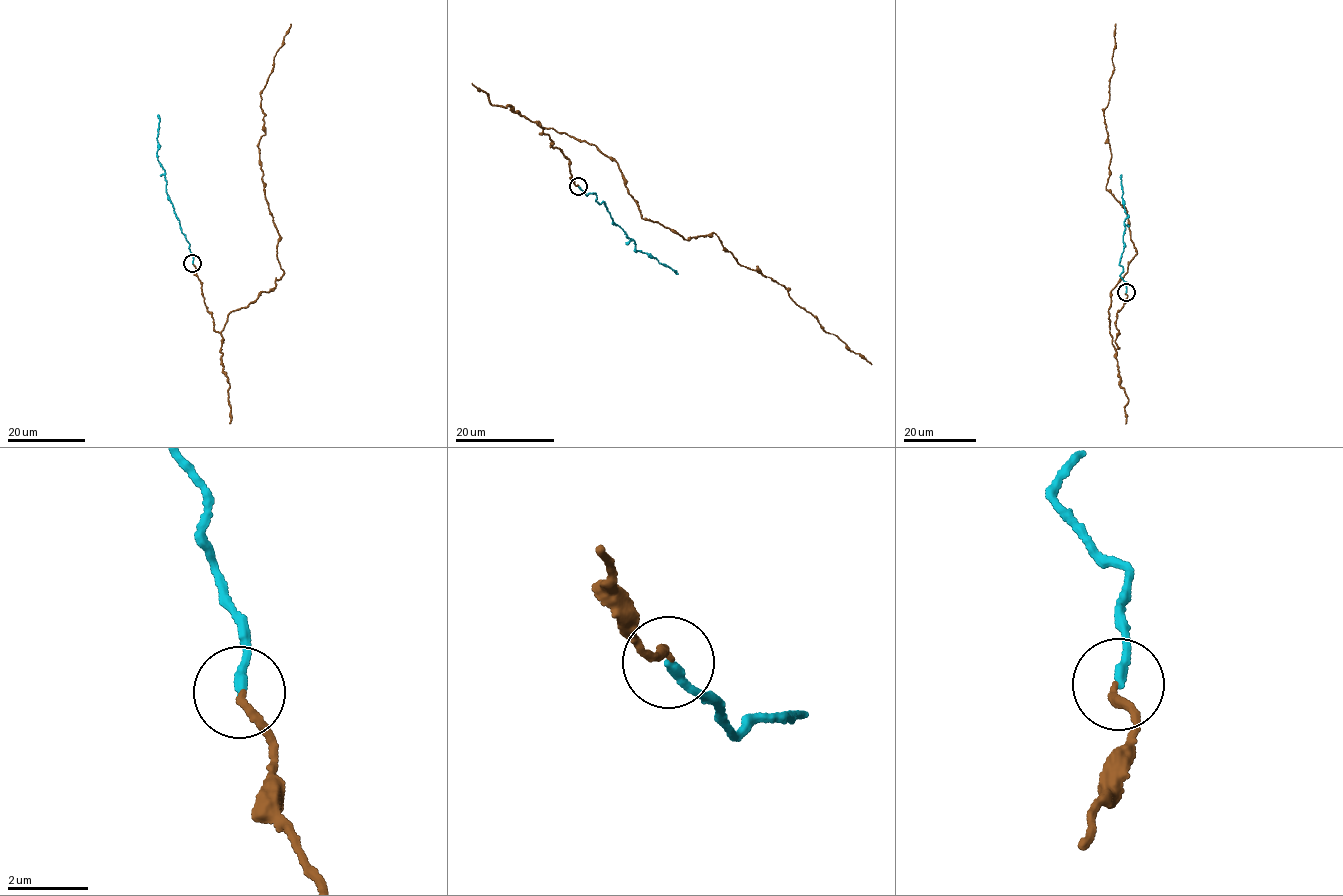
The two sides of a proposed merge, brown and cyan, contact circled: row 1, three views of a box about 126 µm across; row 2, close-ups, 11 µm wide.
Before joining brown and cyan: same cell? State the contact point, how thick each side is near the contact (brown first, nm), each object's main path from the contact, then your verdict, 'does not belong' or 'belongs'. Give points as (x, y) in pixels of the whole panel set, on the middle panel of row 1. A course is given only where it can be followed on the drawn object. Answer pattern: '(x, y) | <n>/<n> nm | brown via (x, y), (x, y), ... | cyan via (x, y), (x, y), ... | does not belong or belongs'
(578, 186) | 170/220 nm | brown via (578, 186), (545, 129), (595, 145), (644, 218), (686, 240), (715, 233), (872, 365) | cyan via (578, 186), (587, 196), (597, 195), (596, 201), (604, 202), (637, 251), (676, 273) | belongs

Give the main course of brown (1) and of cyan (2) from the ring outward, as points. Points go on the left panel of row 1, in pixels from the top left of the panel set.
1: (192, 263), (219, 332), (228, 313), (269, 291), (282, 275), (258, 142), (265, 134), (260, 91), (291, 23)
2: (192, 263), (186, 235), (165, 191), (165, 170), (157, 152), (159, 118), (157, 115)

